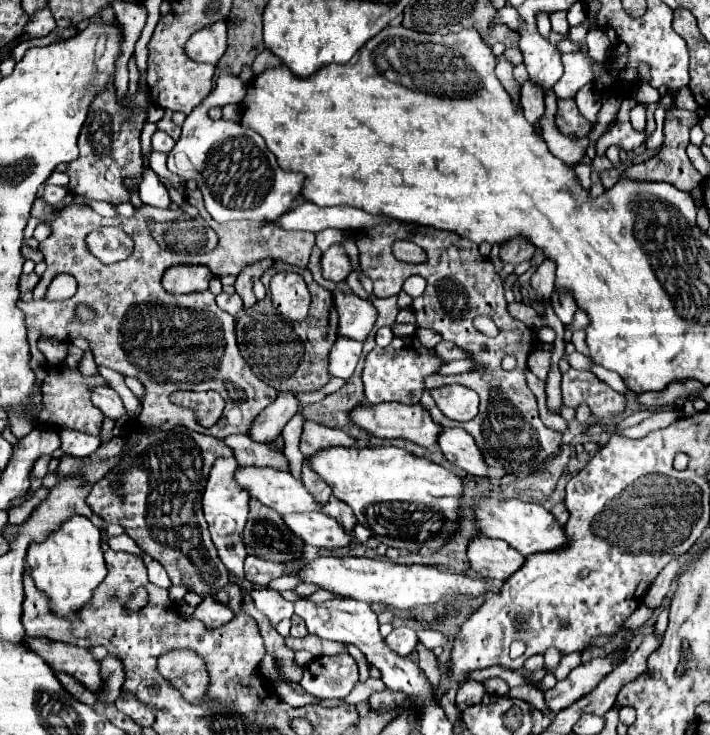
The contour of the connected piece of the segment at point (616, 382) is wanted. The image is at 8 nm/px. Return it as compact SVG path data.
M593 365L593 369L591 369L595 375L599 375L599 379L601 381L605 381L611 389L615 389L617 393L629 393L629 387L625 385L625 381L617 375L617 373L613 373L613 371L607 371L607 369L603 369L603 367L599 367L599 365Z

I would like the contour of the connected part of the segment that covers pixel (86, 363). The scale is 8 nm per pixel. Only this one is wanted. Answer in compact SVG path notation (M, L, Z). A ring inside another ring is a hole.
M91 351L85 353L83 361L79 363L79 371L81 371L83 375L87 375L87 377L95 377L95 373L99 373L99 371L97 371L97 365L95 365L95 361L93 361Z

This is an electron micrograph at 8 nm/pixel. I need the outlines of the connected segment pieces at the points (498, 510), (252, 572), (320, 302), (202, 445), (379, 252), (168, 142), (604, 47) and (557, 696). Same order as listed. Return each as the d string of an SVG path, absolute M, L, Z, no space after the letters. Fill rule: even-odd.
M485 495L477 497L477 501L480 503L475 511L477 533L491 539L503 539L525 557L531 553L559 549L567 541L563 527L559 527L555 517L537 503L525 503L519 499L499 501L495 497L485 497Z
M248 555L244 561L245 579L261 585L268 585L280 575L295 573L301 567L301 563L273 563L256 555Z
M275 261L275 265L261 277L261 281L269 281L279 271L297 272L305 277L311 291L311 309L307 321L293 323L285 319L275 311L271 297L265 297L251 309L239 313L237 341L243 357L255 369L255 373L277 391L319 391L331 379L329 351L337 341L337 311L333 305L333 293L317 285L308 268L302 269L282 261Z
M129 423L125 451L119 465L91 487L87 505L107 523L117 523L155 561L159 561L173 585L183 585L197 595L215 595L229 583L229 573L211 541L203 517L203 491L209 471L219 457L231 457L221 439L185 427L171 431Z
M383 223L371 229L357 229L355 243L359 247L359 259L361 259L361 271L373 281L373 293L377 297L391 297L391 283L397 283L393 275L401 275L405 281L407 273L417 273L427 281L425 293L415 299L415 319L419 327L433 329L441 335L443 341L451 341L463 351L467 351L469 359L477 363L479 367L461 375L429 375L425 379L425 391L421 395L421 405L429 411L429 415L439 423L449 427L451 419L447 419L439 407L435 405L431 397L431 389L441 387L443 383L459 383L469 389L473 389L481 403L479 413L475 419L461 423L463 429L471 433L477 447L483 453L483 459L489 467L501 467L505 473L513 475L527 475L535 471L541 463L545 463L549 457L553 457L559 451L561 435L547 429L537 411L537 399L531 393L531 389L525 383L525 363L527 357L535 351L537 345L537 331L523 321L515 319L507 311L505 301L505 289L499 273L495 271L493 263L483 257L477 249L477 243L463 239L449 231L439 231L433 227L423 225L399 225L399 223ZM395 239L409 239L417 243L427 253L425 263L403 263L393 257L391 245ZM449 245L455 247L457 255L449 253ZM477 315L487 315L495 321L499 335L487 337L481 331L475 329L473 319ZM505 353L517 355L517 369L515 371L503 371L501 359Z
M155 131L153 135L153 149L159 153L169 153L175 147L175 141L165 133L165 131Z
M591 29L587 33L587 47L589 47L589 55L599 61L599 63L605 63L609 59L609 49L611 49L611 43L609 43L609 37L603 33L603 29Z
M611 655L591 659L589 663L583 663L575 667L567 679L557 681L557 685L549 691L545 691L545 703L551 709L553 715L557 715L563 707L569 707L577 699L581 699L585 693L589 693L607 673L611 673Z

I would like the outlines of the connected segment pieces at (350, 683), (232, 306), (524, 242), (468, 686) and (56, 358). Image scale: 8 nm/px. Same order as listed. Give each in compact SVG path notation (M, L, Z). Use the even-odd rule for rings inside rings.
M349 653L323 655L305 667L301 685L315 697L345 699L359 683L357 661Z
M227 293L217 295L217 305L219 305L223 311L231 313L231 315L237 315L237 313L241 311L241 307L243 307L241 297L239 297L237 293L235 293L235 295L227 295Z
M517 235L517 237L509 239L509 241L501 247L499 257L501 257L505 263L509 261L509 263L513 263L513 265L519 265L521 261L531 259L531 257L533 257L533 253L535 253L533 243L531 243L527 237Z
M467 681L459 687L459 693L457 693L457 709L463 711L471 705L477 705L483 701L483 697L487 695L487 687L479 681Z
M39 341L39 349L45 355L49 365L57 365L65 359L69 351L69 343L57 343L57 341Z

